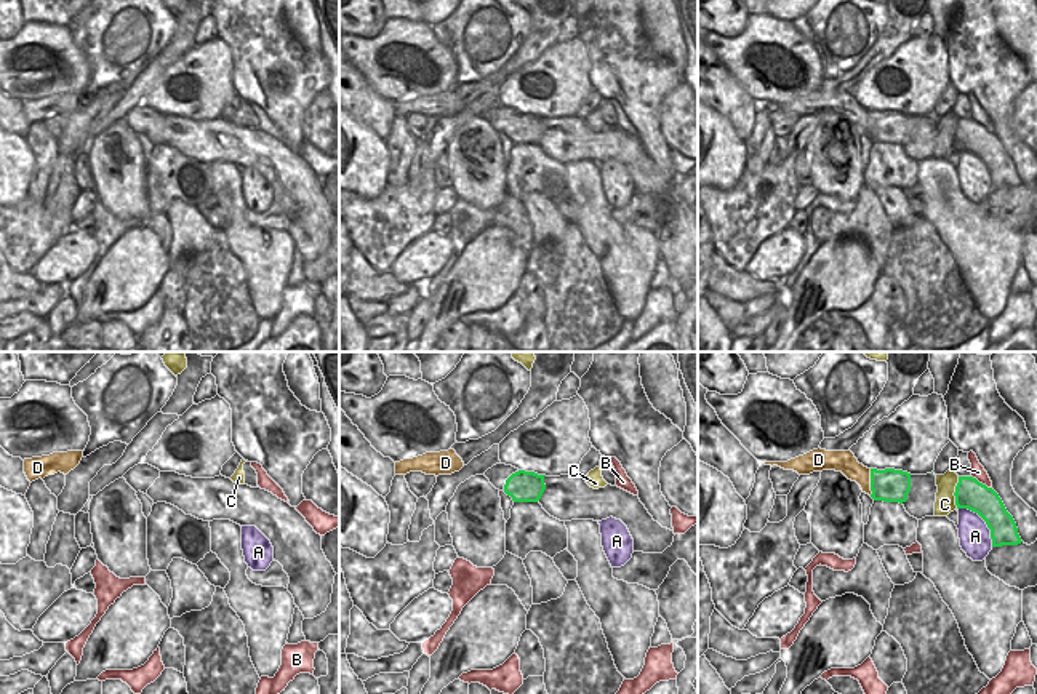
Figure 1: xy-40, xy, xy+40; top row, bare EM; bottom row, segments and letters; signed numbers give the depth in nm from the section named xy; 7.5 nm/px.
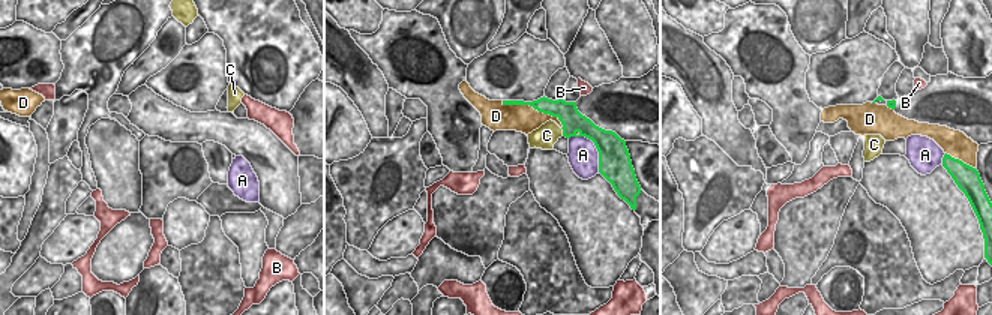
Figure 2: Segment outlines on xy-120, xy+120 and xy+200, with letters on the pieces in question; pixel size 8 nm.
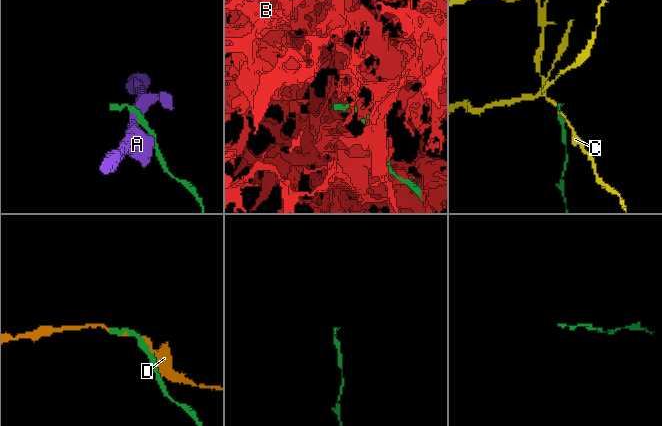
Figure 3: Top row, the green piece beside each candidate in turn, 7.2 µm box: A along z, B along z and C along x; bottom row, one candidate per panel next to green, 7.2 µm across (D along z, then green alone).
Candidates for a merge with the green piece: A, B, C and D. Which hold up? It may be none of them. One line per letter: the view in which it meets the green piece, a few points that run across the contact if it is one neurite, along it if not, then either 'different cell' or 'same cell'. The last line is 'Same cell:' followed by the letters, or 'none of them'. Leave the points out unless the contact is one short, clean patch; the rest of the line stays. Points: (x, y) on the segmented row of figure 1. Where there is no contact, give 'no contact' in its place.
A: meets green in xy+40; line xy+40 (959, 507), (973, 510), (984, 522), (992, 546); different cell
B: meets green in xy+40; different cell
C: meets green in xy+40; line xy+40 (959, 477), (954, 486), (954, 504), (957, 509); different cell
D: meets green in xy+40; different cell
Same cell: none of them

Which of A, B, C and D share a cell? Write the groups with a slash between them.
A / B / C / D

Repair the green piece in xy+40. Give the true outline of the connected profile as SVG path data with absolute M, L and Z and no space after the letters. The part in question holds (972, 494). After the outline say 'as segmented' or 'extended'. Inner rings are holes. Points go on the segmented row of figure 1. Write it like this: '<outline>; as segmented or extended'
M959 477L954 496L957 509L968 509L986 521L991 529L992 547L1023 542L1013 517L992 488L973 477Z; as segmented

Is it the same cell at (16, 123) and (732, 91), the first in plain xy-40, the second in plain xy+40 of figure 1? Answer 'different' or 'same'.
same

